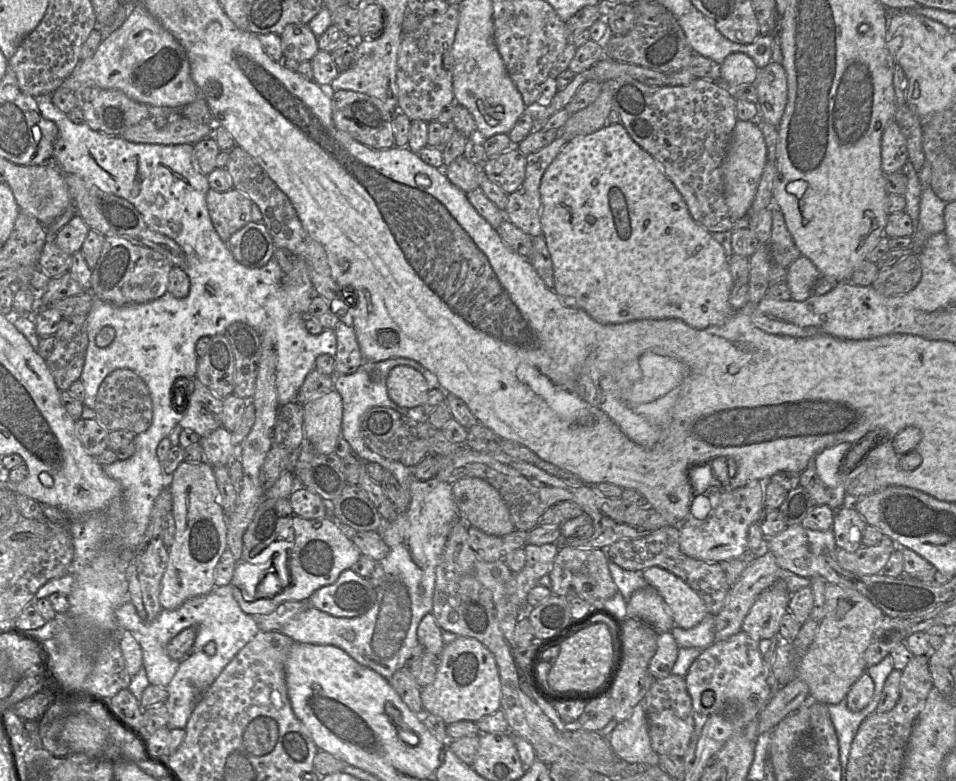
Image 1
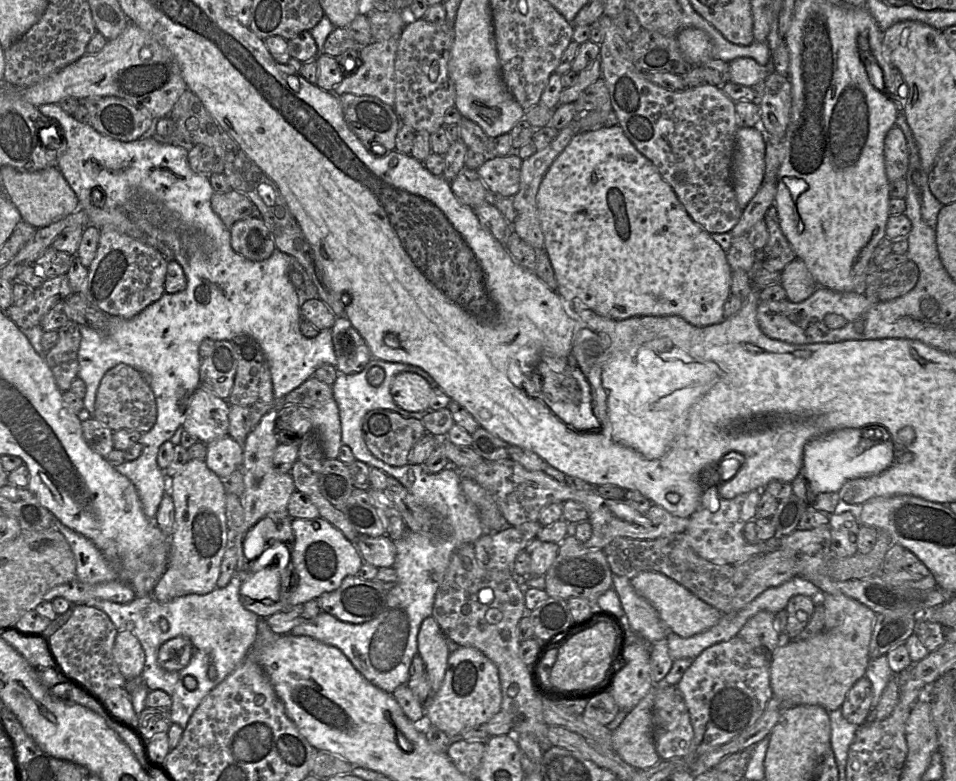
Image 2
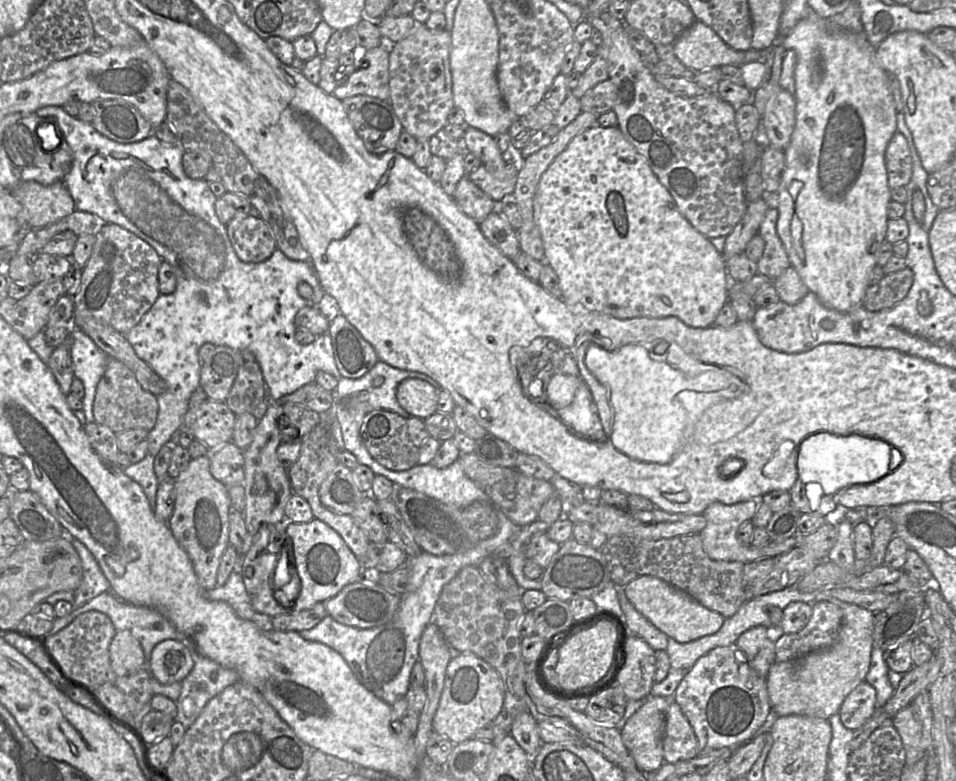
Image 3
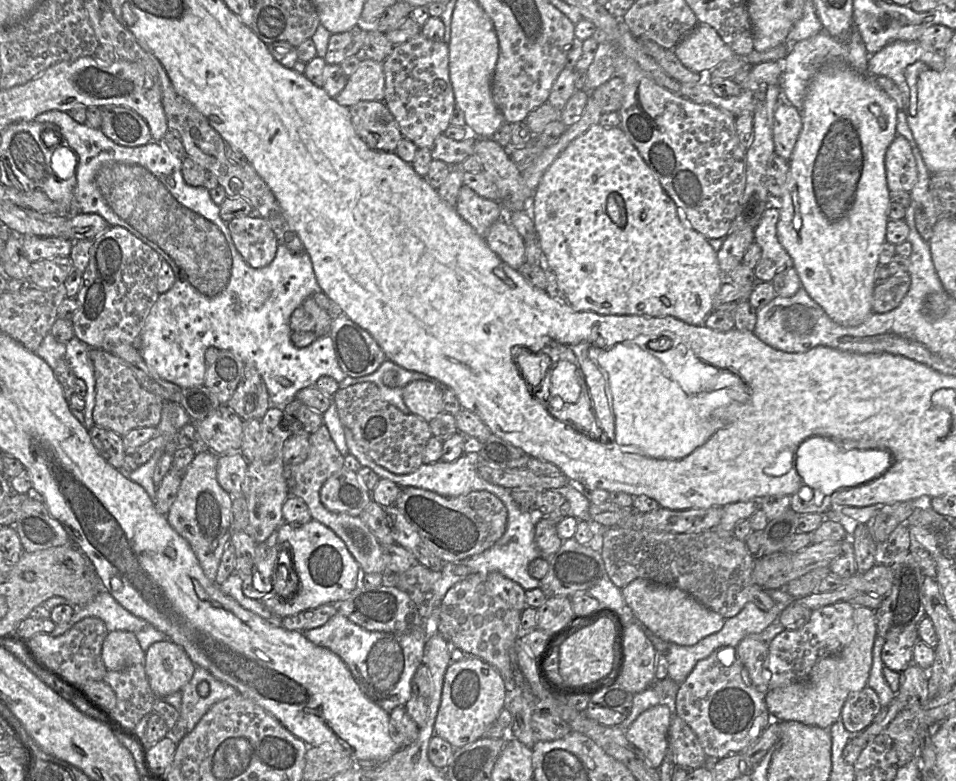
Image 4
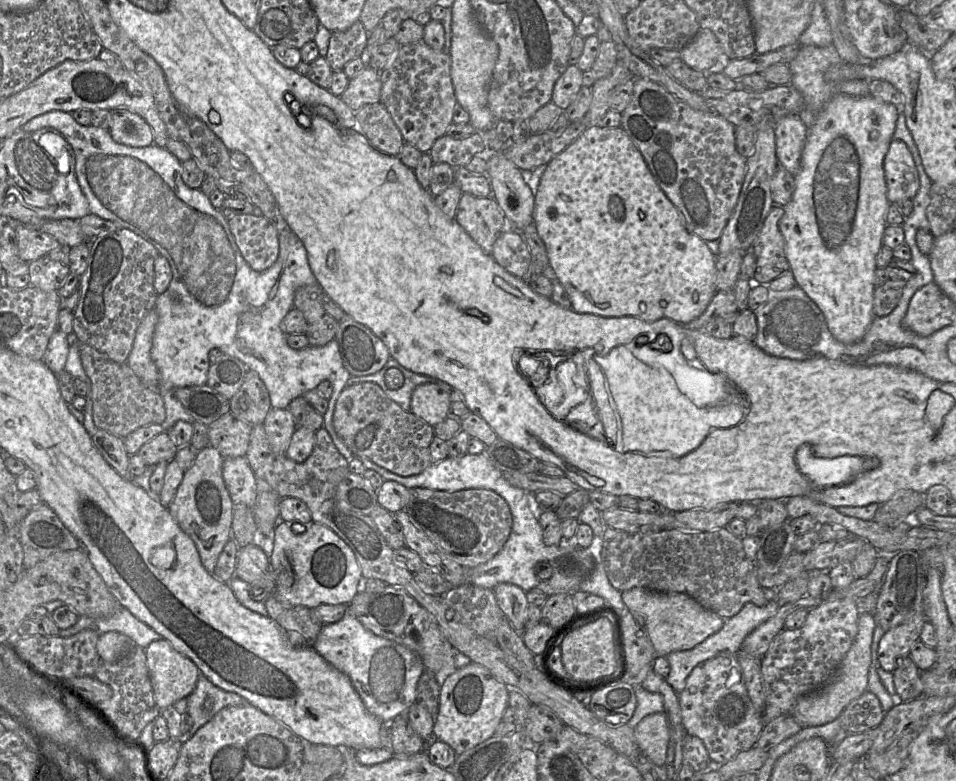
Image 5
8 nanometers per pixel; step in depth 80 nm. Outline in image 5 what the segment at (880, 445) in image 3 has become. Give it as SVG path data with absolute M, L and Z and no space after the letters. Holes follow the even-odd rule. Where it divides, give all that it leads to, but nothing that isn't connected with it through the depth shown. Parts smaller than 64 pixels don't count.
M807 444L798 449L796 463L800 472L819 489L847 483L862 472L879 466L879 460L875 457L850 455L832 459L816 457Z

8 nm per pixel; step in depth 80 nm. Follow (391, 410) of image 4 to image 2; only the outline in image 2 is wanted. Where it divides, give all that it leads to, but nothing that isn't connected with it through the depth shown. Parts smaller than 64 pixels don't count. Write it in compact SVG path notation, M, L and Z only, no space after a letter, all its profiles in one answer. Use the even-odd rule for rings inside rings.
M376 409L363 418L362 436L366 447L390 466L407 465L409 452L426 434L421 420L407 419L393 411Z

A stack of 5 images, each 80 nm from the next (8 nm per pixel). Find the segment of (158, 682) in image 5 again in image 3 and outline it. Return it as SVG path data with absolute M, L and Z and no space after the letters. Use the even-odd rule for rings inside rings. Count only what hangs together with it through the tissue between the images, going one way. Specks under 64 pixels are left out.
M174 639L164 640L153 648L149 671L159 683L169 685L182 682L193 666L194 660L187 646Z

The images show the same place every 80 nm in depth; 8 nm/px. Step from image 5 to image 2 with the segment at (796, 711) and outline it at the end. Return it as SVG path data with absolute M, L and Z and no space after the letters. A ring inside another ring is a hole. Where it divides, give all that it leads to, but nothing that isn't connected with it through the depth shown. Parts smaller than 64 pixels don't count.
M822 593L820 602L825 610L824 630L804 640L784 639L771 653L770 685L783 710L798 705L818 705L828 712L841 709L849 690L865 676L877 614L861 602L841 594Z

